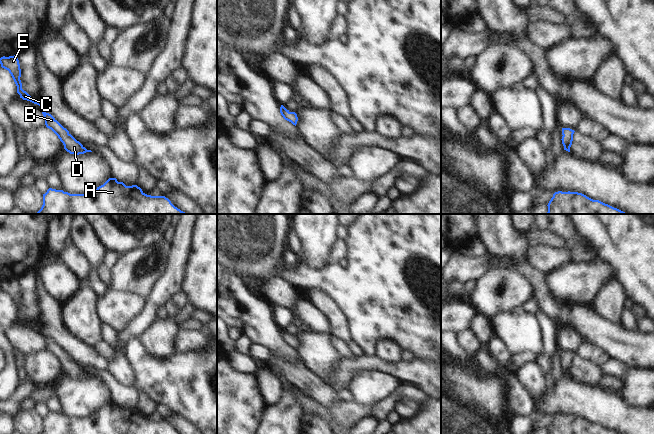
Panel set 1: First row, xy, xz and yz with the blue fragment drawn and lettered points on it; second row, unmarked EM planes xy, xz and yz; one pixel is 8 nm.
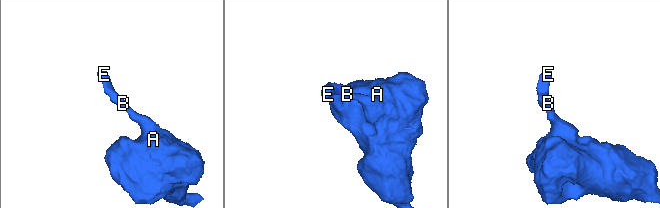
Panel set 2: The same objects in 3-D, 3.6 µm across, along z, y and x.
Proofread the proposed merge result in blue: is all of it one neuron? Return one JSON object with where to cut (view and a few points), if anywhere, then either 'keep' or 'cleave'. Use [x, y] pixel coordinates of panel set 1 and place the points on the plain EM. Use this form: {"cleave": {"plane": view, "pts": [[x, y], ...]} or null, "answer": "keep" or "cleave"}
{"cleave": null, "answer": "keep"}

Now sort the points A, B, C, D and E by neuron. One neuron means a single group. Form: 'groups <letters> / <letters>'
groups A B C D E

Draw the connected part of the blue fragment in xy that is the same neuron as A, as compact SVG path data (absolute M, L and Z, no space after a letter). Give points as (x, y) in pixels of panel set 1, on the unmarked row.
M109 402L96 414L70 418L49 412L40 434L180 434L165 420L145 418L137 409L126 410Z

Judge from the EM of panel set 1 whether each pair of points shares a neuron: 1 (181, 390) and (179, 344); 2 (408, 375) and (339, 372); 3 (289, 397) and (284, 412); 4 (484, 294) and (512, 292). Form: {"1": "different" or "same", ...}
{"1": "different", "2": "same", "3": "same", "4": "same"}

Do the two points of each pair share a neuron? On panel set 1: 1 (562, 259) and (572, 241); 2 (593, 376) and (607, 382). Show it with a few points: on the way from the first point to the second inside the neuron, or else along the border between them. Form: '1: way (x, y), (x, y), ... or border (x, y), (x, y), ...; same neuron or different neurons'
1: border (566, 246), (571, 251), (575, 262); different neurons
2: border (604, 375), (597, 385); different neurons

